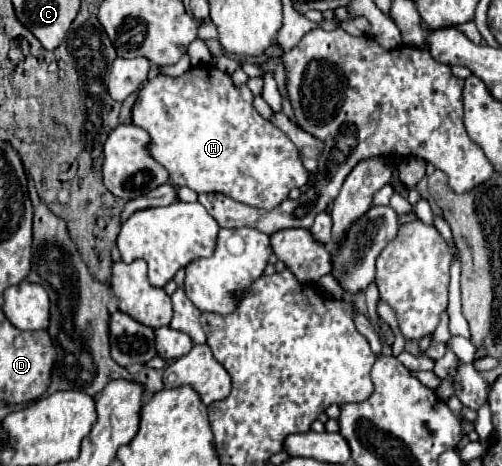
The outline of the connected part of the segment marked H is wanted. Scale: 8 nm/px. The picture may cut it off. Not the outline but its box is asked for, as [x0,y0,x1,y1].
[133,66,309,210]

